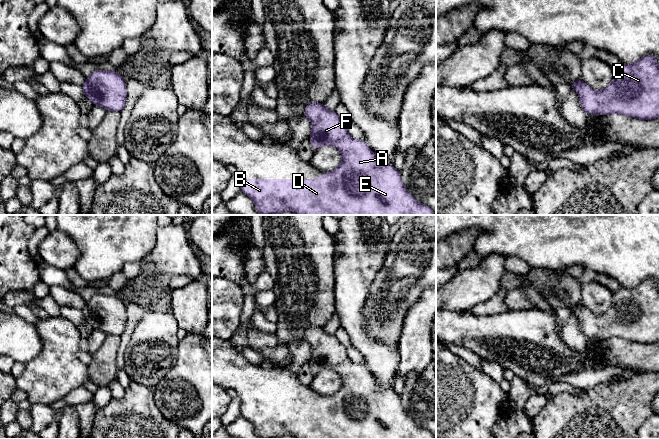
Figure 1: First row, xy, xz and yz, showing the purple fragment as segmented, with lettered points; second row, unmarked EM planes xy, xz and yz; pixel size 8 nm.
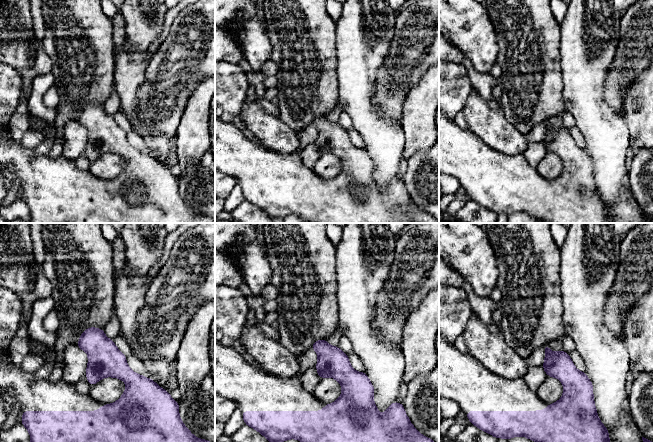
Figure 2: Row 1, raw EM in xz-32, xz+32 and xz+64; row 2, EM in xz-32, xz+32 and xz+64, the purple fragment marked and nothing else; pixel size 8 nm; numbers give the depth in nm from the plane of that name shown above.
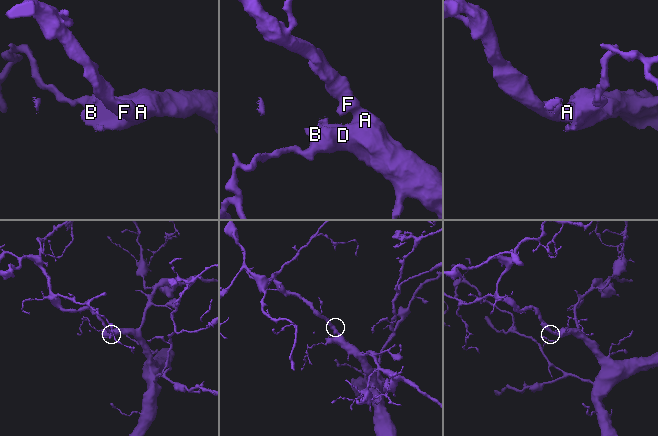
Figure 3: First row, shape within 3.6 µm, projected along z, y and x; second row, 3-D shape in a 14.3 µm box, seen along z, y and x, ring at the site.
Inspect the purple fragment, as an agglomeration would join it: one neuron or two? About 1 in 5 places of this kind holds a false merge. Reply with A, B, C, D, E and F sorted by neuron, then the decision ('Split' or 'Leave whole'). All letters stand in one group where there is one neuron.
Groups: A B C D E F. Leave whole

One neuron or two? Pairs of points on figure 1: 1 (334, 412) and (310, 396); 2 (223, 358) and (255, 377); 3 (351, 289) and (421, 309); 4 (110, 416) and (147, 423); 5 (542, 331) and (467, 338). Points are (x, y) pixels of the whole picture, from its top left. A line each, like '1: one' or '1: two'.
1: one
2: one
3: two
4: one
5: one

